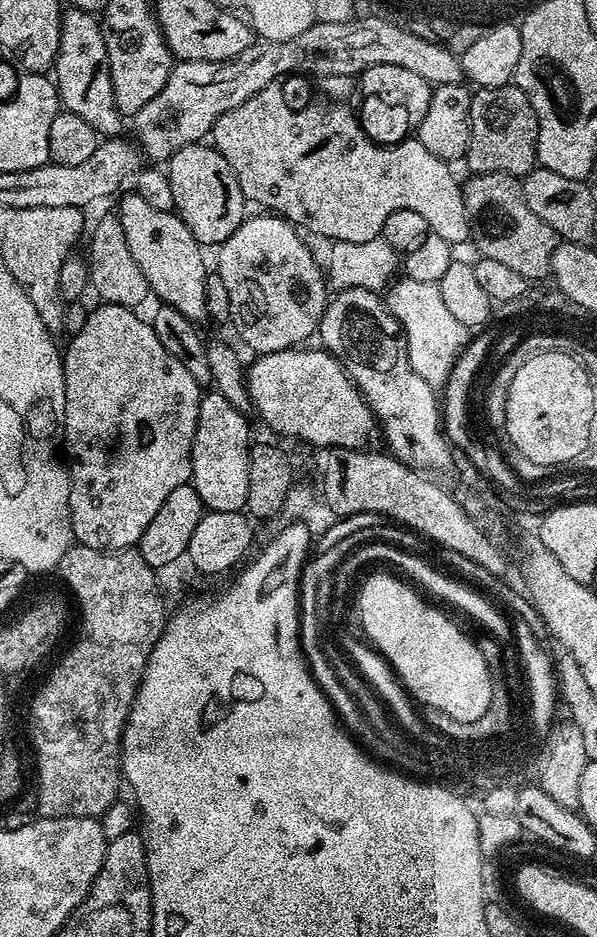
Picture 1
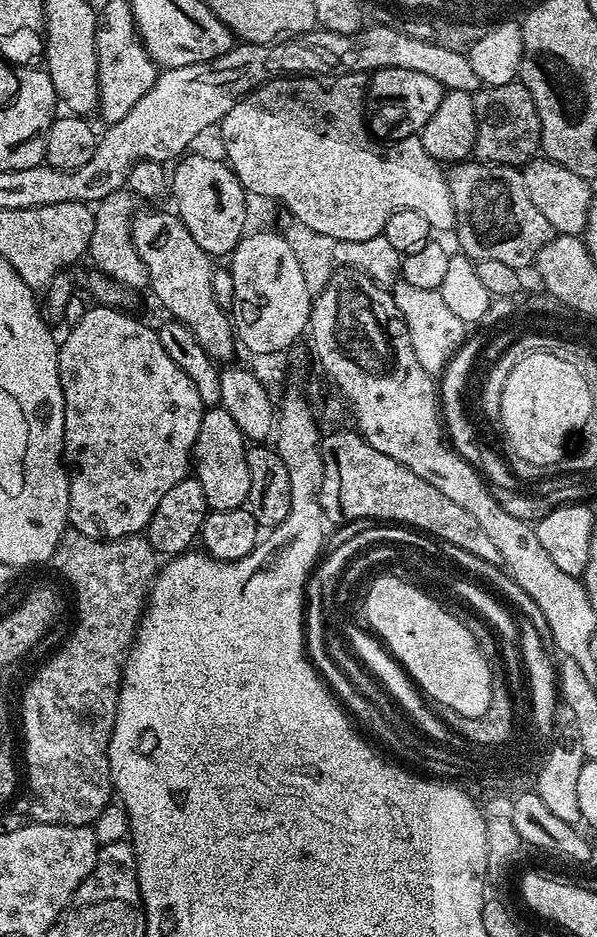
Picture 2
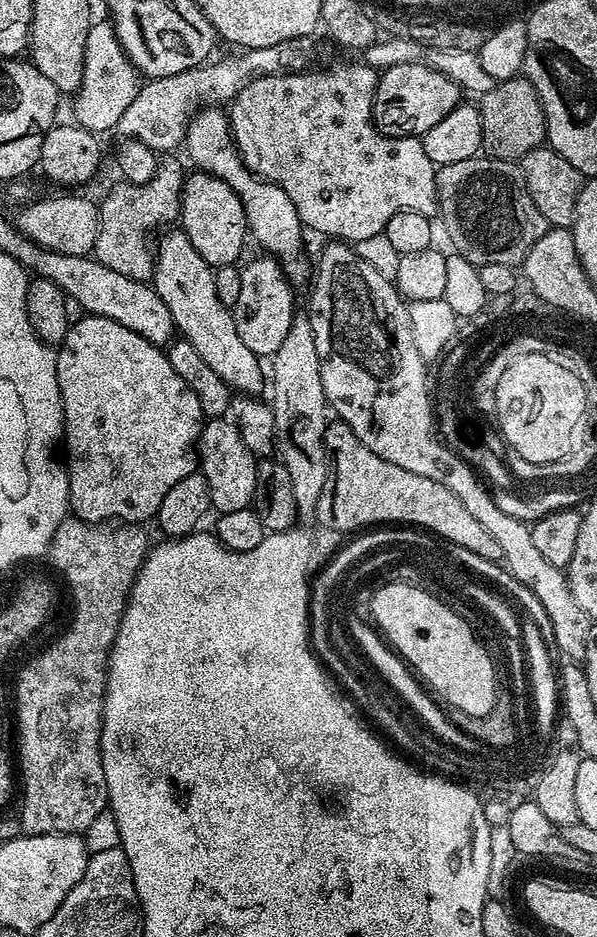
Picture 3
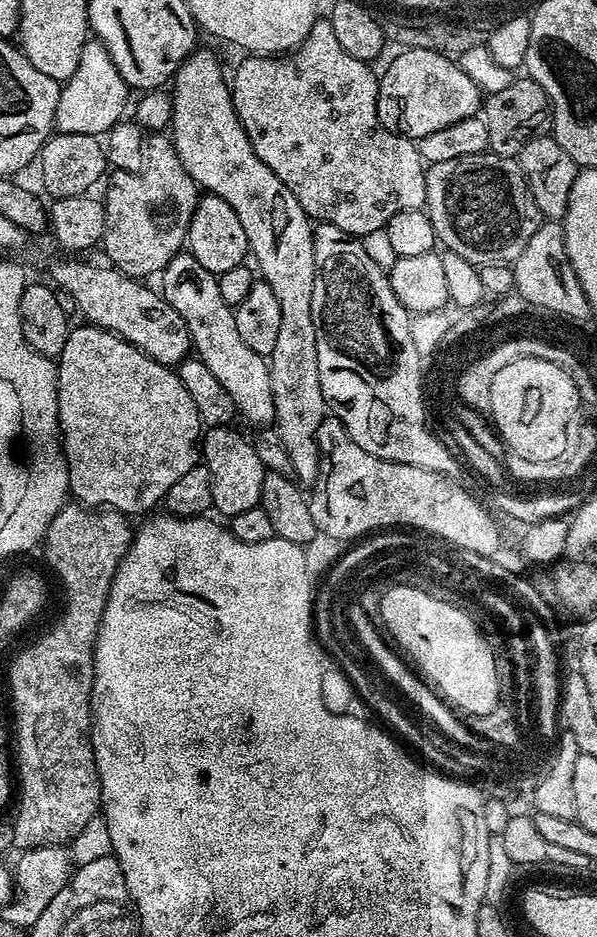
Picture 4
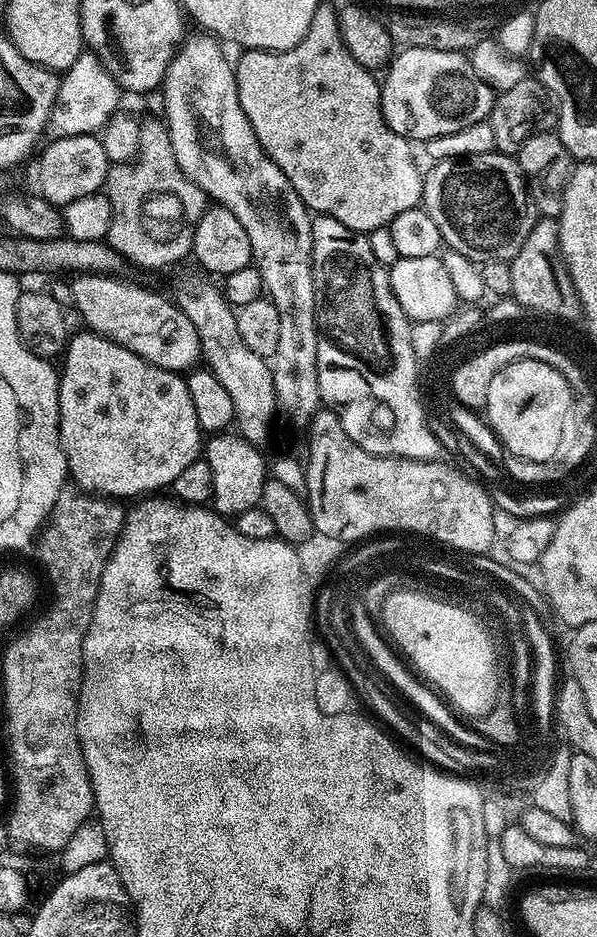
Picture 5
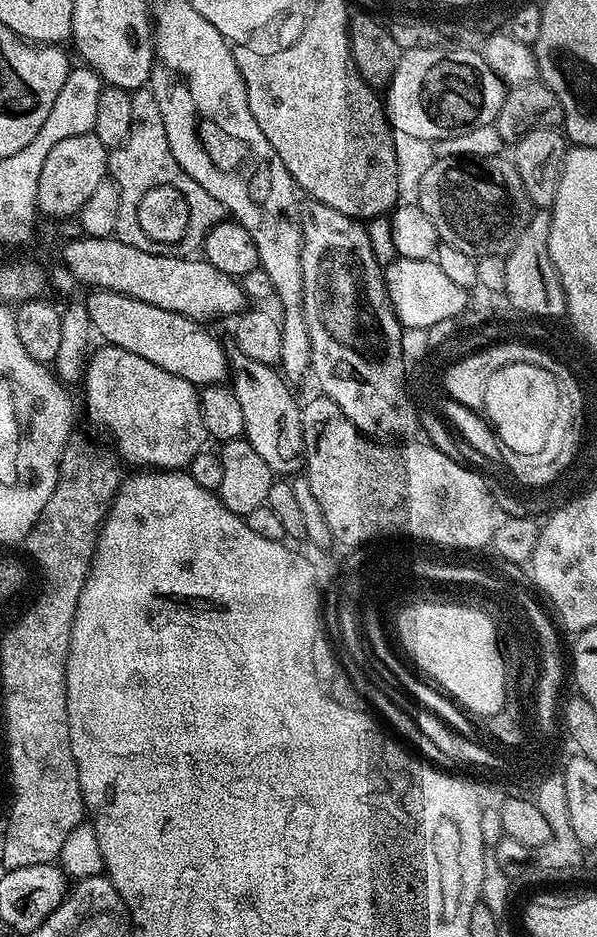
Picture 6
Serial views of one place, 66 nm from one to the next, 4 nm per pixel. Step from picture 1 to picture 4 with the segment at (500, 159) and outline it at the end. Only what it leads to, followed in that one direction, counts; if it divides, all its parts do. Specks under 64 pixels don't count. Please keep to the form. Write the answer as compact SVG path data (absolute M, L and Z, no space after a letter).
M513 78L506 90L498 90L487 97L482 108L482 119L491 152L516 158L526 146L526 142L545 135L551 129L552 103L546 90L538 86L538 82L527 78Z

